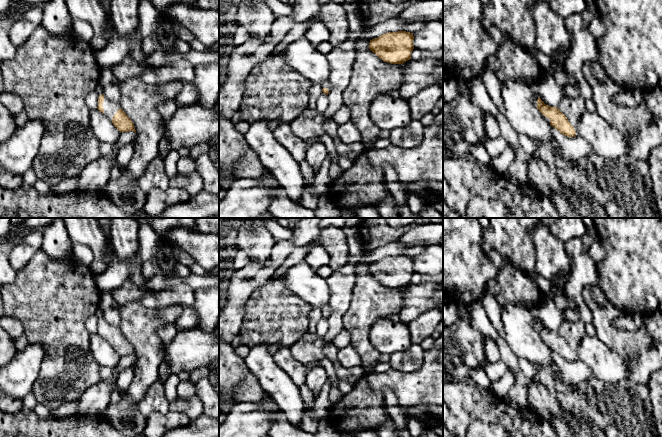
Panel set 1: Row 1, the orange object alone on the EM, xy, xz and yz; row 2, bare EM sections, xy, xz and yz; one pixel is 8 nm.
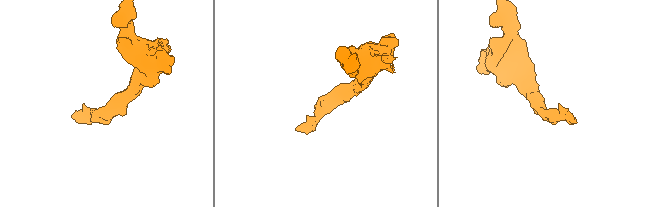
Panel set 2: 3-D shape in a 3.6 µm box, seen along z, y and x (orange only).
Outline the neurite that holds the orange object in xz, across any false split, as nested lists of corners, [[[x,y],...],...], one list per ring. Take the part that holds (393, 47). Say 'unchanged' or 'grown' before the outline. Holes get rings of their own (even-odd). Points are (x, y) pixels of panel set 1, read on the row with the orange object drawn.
unchanged; [[[388,32],[370,40],[369,49],[384,62],[403,64],[411,59],[413,40],[413,33],[410,32]]]

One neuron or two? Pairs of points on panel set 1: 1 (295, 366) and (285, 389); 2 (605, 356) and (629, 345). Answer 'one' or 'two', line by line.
1: two
2: two

